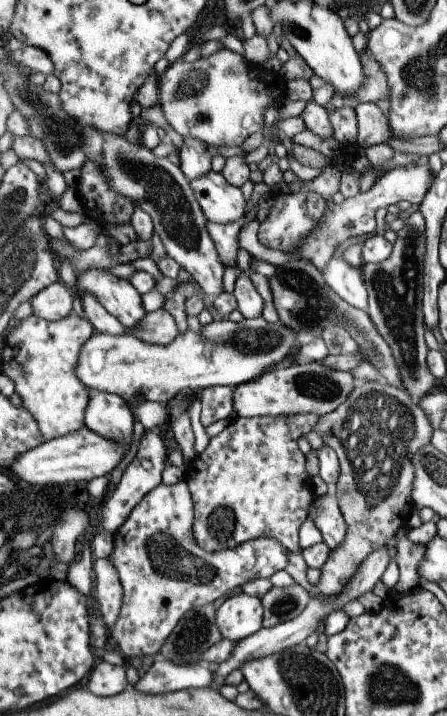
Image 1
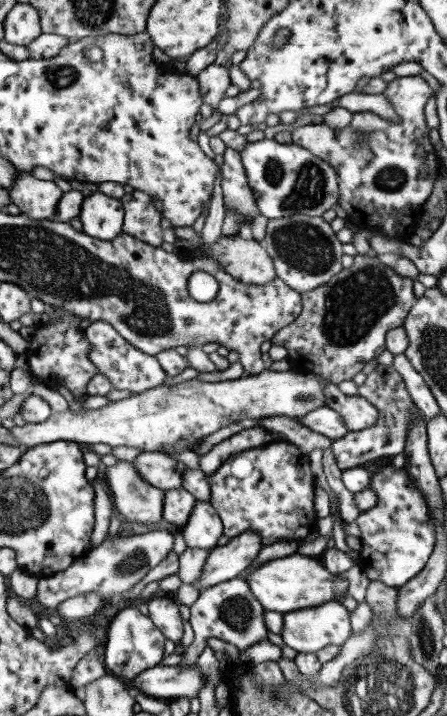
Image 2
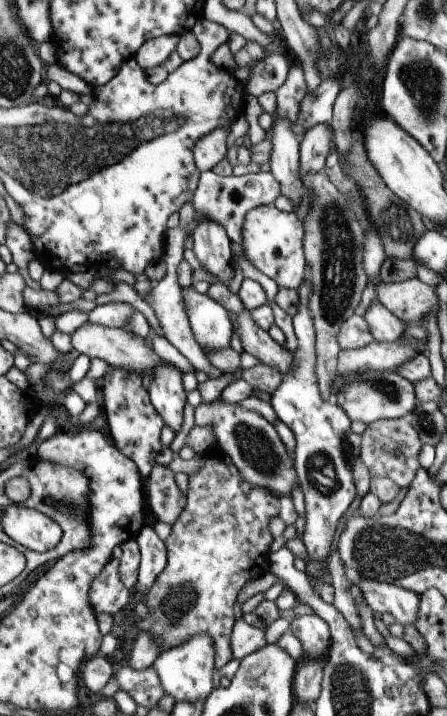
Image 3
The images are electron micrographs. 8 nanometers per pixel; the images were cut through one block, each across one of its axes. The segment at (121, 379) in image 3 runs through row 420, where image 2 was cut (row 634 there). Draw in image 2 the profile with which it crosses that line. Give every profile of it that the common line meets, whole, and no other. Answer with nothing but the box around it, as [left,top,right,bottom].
[102,607,165,680]

